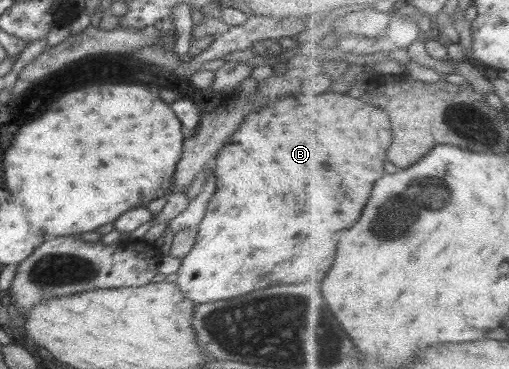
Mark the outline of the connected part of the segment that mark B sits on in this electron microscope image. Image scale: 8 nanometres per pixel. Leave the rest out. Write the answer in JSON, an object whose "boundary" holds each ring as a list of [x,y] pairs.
{"boundary":[[[324,93],[324,97],[286,97],[262,111],[248,113],[240,131],[236,131],[230,137],[228,145],[224,145],[224,149],[217,153],[216,161],[211,161],[211,163],[216,163],[214,175],[218,177],[218,187],[216,187],[218,191],[212,195],[212,199],[208,203],[206,217],[202,219],[202,223],[198,227],[200,231],[197,233],[192,249],[186,257],[181,259],[181,267],[177,271],[178,277],[174,281],[181,292],[194,303],[208,303],[208,301],[240,297],[240,295],[252,293],[256,289],[268,287],[272,283],[286,283],[286,285],[288,283],[310,283],[310,281],[318,283],[318,281],[326,279],[326,275],[330,273],[332,265],[338,259],[338,245],[342,239],[340,233],[352,229],[360,221],[366,205],[372,199],[376,181],[386,175],[388,149],[394,143],[394,131],[392,131],[394,124],[390,117],[391,113],[382,107],[368,105],[366,101],[356,101],[356,97],[340,97],[338,93]]]}

